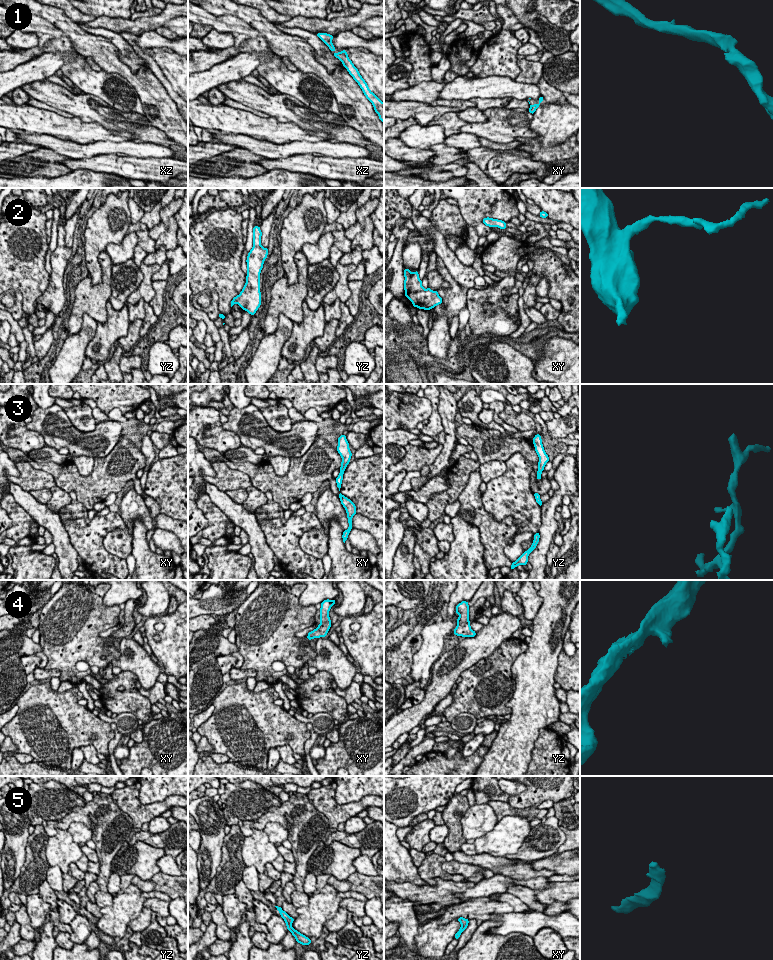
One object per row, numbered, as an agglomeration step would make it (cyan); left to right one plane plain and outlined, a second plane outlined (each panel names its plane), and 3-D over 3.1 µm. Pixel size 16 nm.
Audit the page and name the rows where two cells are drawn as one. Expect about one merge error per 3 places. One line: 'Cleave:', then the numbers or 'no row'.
Cleave: no row

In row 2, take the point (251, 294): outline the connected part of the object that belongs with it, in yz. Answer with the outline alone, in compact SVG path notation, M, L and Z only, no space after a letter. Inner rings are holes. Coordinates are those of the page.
M259 226L253 228L253 247L247 256L246 283L239 295L231 301L231 307L238 304L252 316L261 305L260 273L268 255L268 248L261 245L262 232Z

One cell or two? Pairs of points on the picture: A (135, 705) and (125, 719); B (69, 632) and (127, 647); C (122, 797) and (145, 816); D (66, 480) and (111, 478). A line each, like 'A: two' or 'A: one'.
A: two
B: two
C: one
D: one

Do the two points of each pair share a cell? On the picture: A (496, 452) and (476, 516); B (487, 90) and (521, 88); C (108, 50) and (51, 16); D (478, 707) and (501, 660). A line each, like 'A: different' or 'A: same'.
A: different
B: same
C: same
D: same

